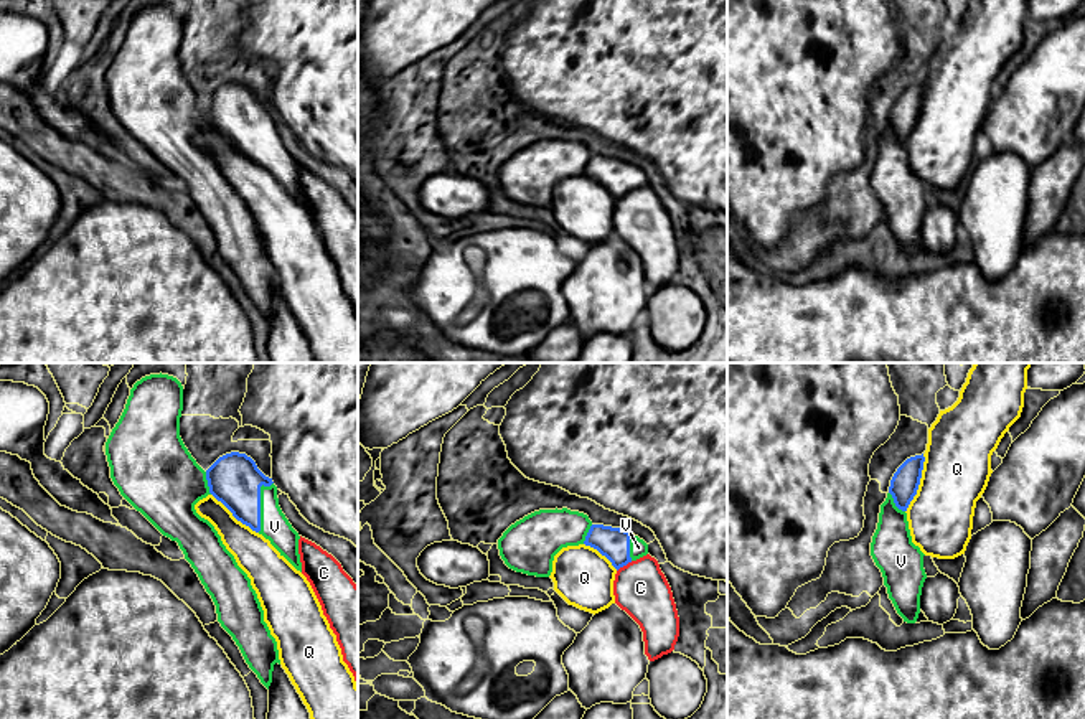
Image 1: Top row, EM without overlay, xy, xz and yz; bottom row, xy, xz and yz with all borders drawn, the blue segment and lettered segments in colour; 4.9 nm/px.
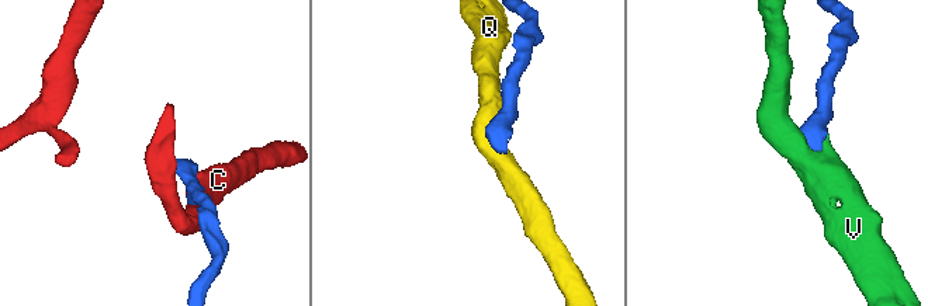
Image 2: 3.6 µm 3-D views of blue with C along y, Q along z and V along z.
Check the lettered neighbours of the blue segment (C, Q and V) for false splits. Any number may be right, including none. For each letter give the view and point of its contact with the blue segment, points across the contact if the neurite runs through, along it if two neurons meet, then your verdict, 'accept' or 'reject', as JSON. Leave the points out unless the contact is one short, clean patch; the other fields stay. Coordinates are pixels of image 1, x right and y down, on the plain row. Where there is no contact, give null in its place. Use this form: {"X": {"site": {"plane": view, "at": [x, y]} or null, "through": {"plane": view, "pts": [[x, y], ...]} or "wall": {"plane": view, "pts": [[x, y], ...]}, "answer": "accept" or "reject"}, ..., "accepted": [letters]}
{"C": {"site": {"plane": "xz", "at": [624, 195]}, "answer": "reject"}, "Q": {"site": {"plane": "yz", "at": [919, 114]}, "answer": "reject"}, "V": {"site": {"plane": "xy", "at": [259, 134]}, "through": {"plane": "xy", "pts": [[234, 111], [259, 134], [261, 144], [274, 157]]}, "answer": "accept"}, "accepted": ["V"]}

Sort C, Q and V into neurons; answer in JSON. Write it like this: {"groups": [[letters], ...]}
{"groups": [["C"], ["Q"], ["V"]]}

